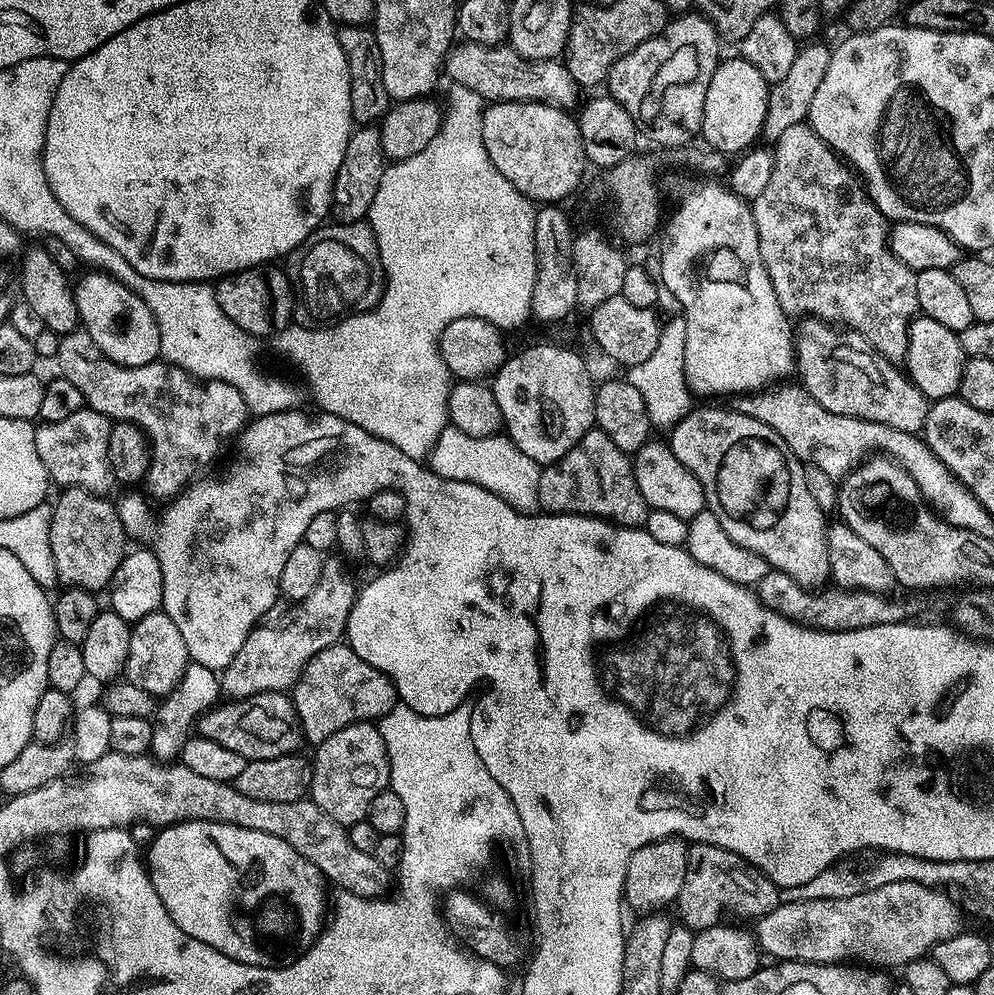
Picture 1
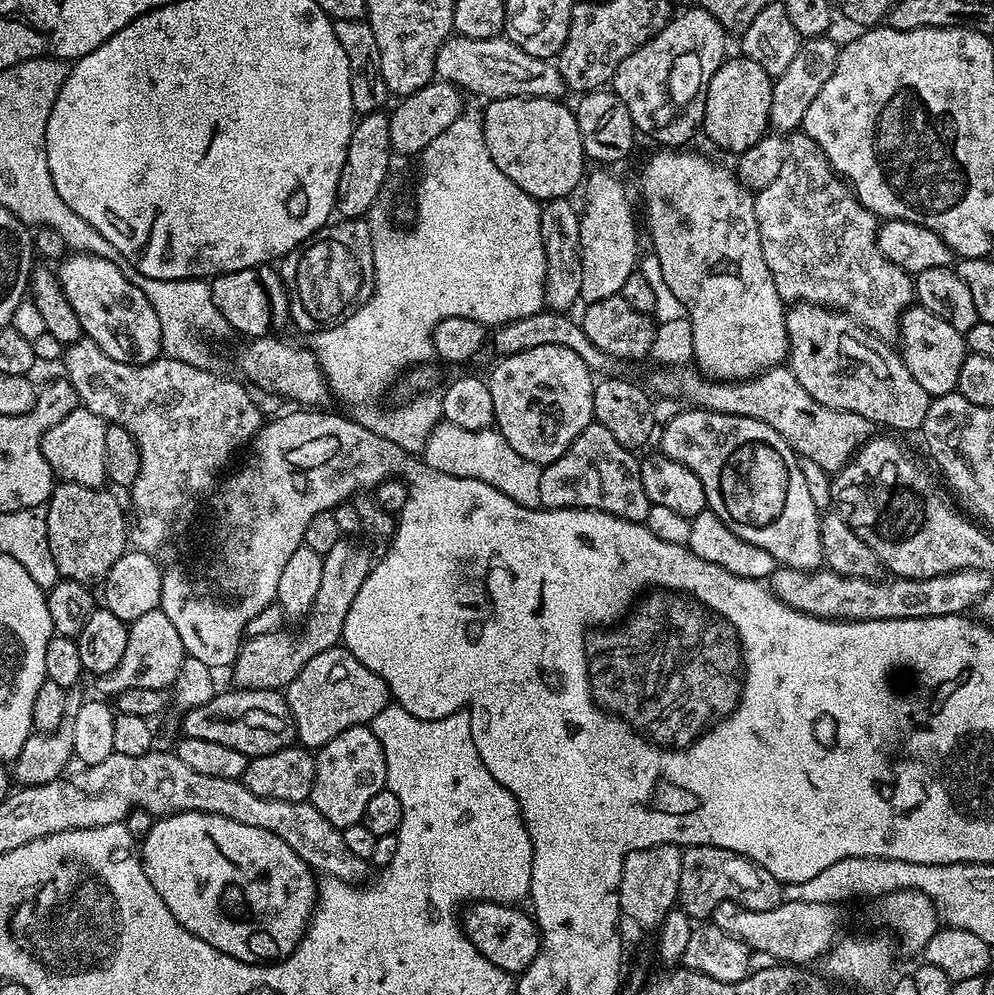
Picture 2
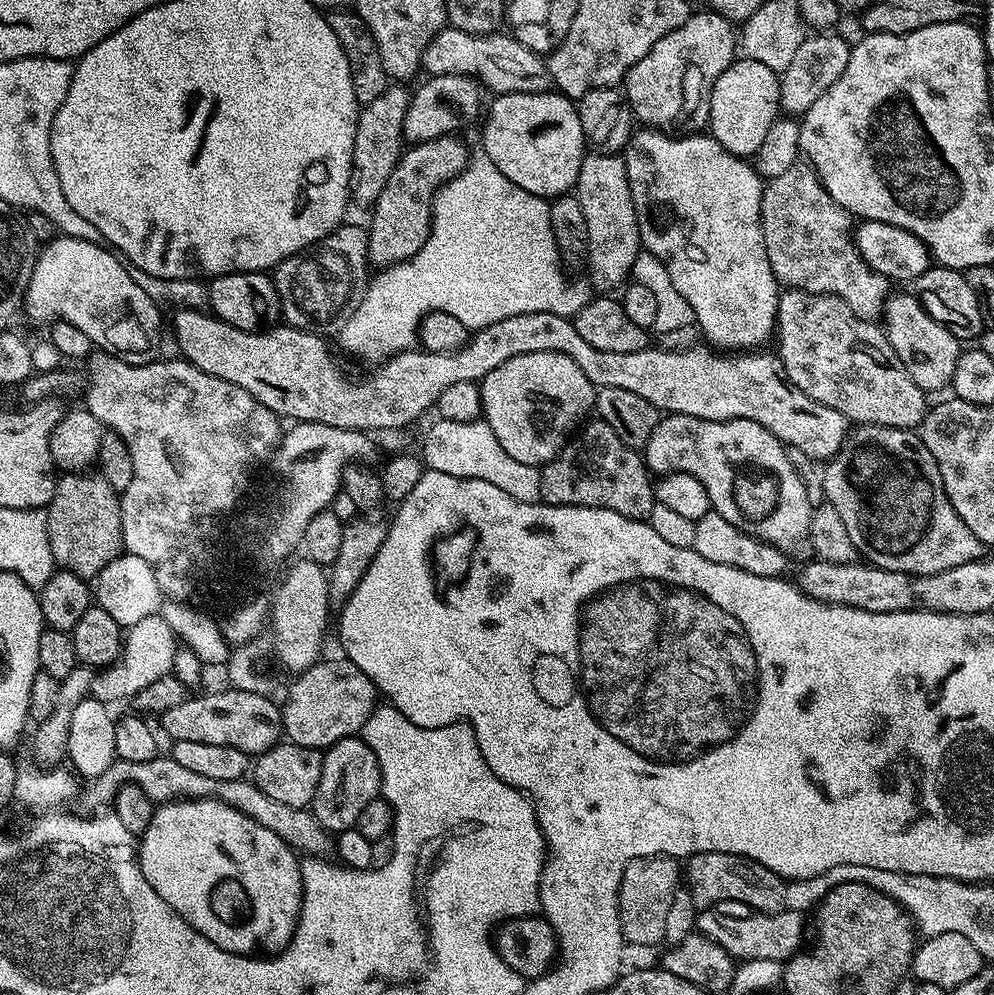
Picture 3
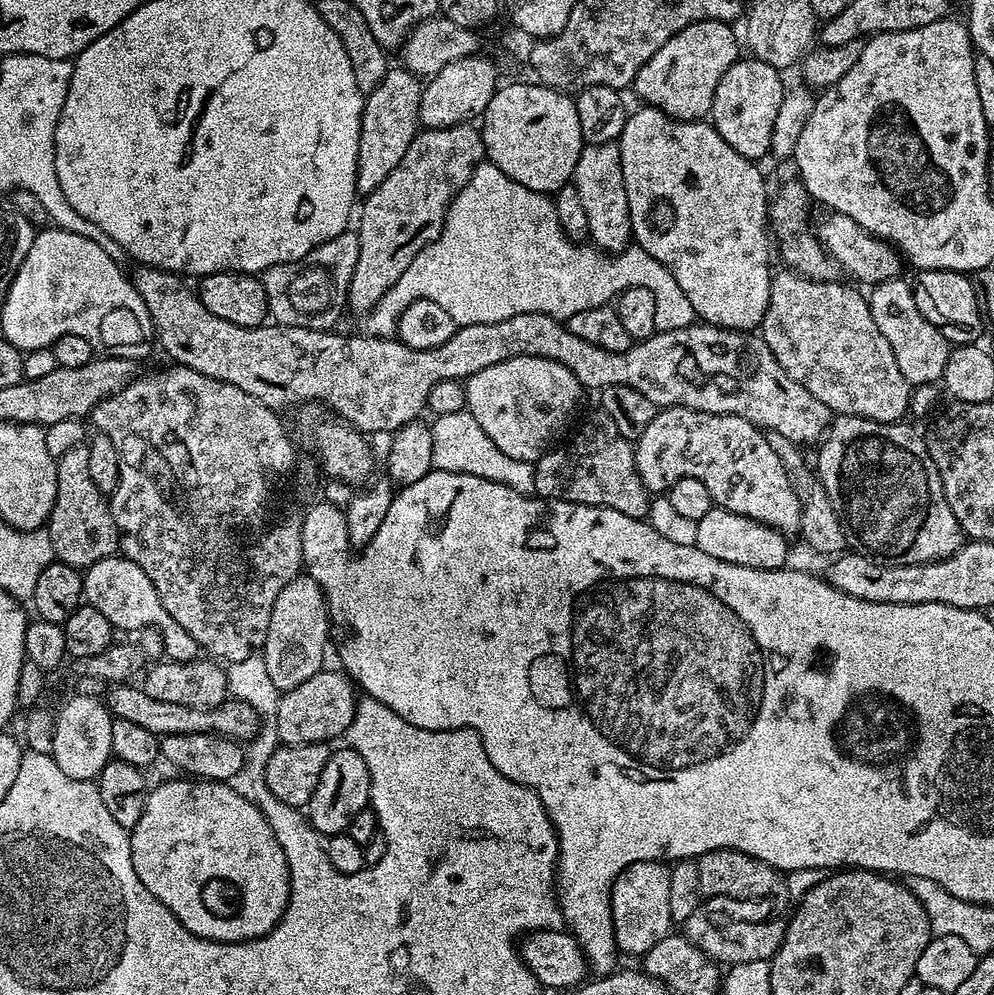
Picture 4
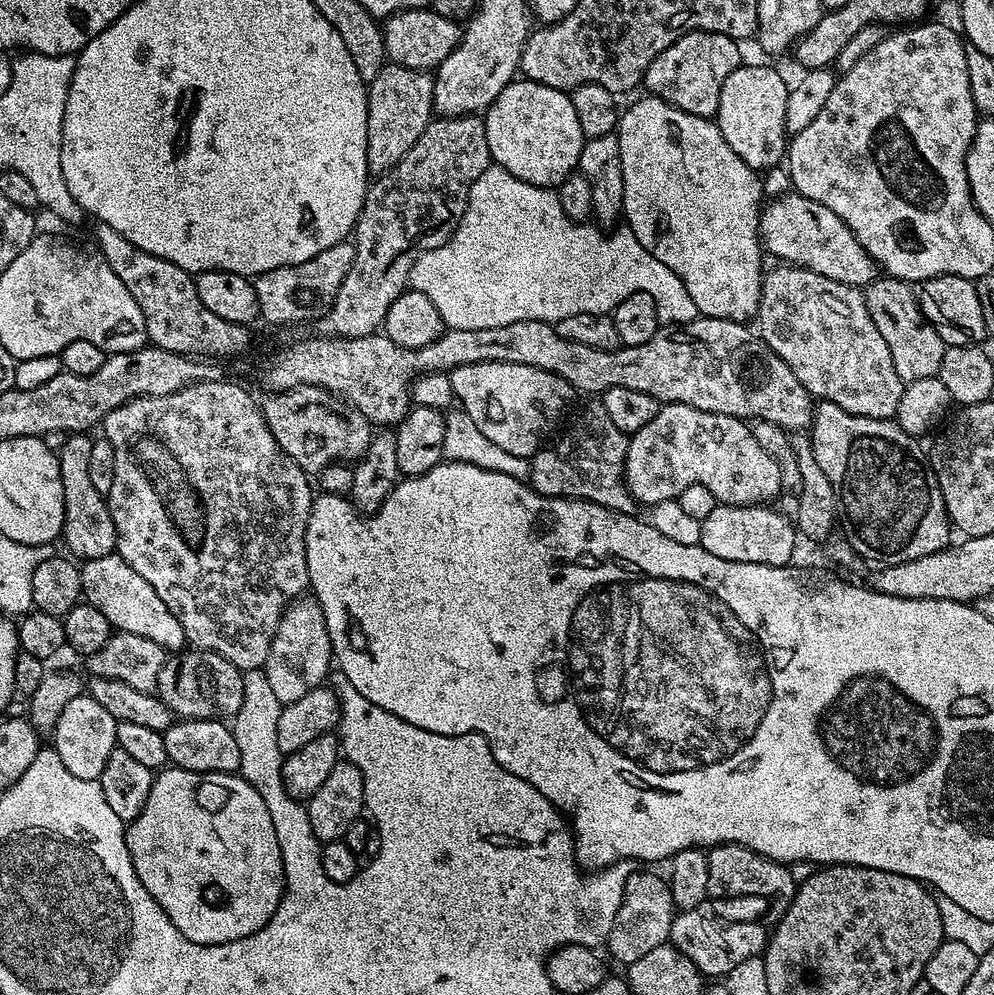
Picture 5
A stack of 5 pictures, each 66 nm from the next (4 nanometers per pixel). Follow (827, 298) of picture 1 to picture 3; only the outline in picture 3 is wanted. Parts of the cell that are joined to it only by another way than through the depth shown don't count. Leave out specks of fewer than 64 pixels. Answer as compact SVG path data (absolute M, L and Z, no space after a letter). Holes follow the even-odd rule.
M797 162L778 178L767 181L764 201L760 204L760 229L764 232L766 258L770 258L770 270L776 275L777 285L785 289L797 288L810 294L837 296L850 306L852 313L863 320L875 321L883 313L889 299L890 282L876 273L858 254L854 243L853 217L825 191L812 165Z

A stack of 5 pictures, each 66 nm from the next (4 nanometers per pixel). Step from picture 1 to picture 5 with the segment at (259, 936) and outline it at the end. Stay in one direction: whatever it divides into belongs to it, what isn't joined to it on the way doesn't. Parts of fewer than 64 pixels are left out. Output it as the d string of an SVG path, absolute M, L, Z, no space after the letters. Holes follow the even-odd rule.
M175 766L157 771L149 798L136 820L127 825L124 841L142 886L190 942L225 944L246 938L270 922L284 896L282 850L278 850L270 810L258 790L235 772L191 772Z

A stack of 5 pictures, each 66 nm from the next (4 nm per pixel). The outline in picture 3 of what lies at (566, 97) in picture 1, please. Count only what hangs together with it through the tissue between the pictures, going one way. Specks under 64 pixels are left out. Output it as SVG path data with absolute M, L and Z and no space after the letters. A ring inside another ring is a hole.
M446 26L426 46L423 71L428 76L470 76L492 94L506 92L547 92L550 88L548 65L541 53L532 52L511 34L475 36L462 30Z

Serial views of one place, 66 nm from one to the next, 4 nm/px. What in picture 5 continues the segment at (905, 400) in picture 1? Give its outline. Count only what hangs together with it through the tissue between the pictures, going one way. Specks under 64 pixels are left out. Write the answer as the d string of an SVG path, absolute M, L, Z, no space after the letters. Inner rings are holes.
M776 267L780 268L772 268L769 272L767 269L760 281L760 308L754 317L755 323L760 323L760 328L758 327L760 339L766 342L766 346L770 346L770 350L774 350L774 354L778 354L778 358L782 358L782 362L786 362L786 366L790 366L790 370L794 370L794 378L798 378L798 382L802 382L805 390L817 401L829 400L834 402L834 406L842 406L842 410L846 410L850 414L891 421L898 410L899 402L902 400L906 381L898 378L898 370L894 370L894 358L890 358L890 346L886 346L886 338L882 338L882 334L878 334L878 326L874 322L874 318L870 318L870 310L864 301L863 291L850 284L834 282L822 274L814 274L814 270L809 268Z

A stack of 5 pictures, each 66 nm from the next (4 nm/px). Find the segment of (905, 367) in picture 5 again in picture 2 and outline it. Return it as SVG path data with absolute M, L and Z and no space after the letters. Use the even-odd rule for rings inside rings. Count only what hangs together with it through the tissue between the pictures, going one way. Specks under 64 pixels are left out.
M919 306L907 308L900 317L900 335L898 337L899 355L904 358L904 365L910 370L914 382L926 390L929 397L945 396L956 391L958 370L966 355L965 337L950 322L942 322L934 314Z

